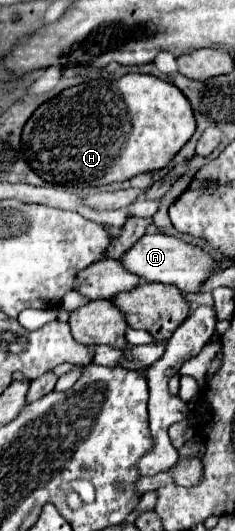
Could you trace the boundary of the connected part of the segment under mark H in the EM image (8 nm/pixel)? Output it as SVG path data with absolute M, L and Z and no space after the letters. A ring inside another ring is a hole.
M130 73L130 75L122 75L120 79L96 79L96 81L88 81L88 83L80 83L76 87L68 87L64 89L64 93L52 97L50 101L46 101L44 105L40 105L32 117L28 119L28 123L24 125L22 129L22 153L24 153L24 159L26 163L32 167L34 173L38 173L46 183L54 183L54 185L66 185L66 187L80 187L80 189L86 189L86 187L102 187L102 185L108 185L108 183L116 183L116 181L128 181L132 179L134 175L140 175L140 173L148 173L148 171L158 171L162 167L166 167L172 157L182 149L182 145L192 137L196 129L196 121L194 121L194 115L192 115L192 107L190 103L182 97L180 89L174 87L172 83L168 81L162 81L154 75L140 75L140 73Z

